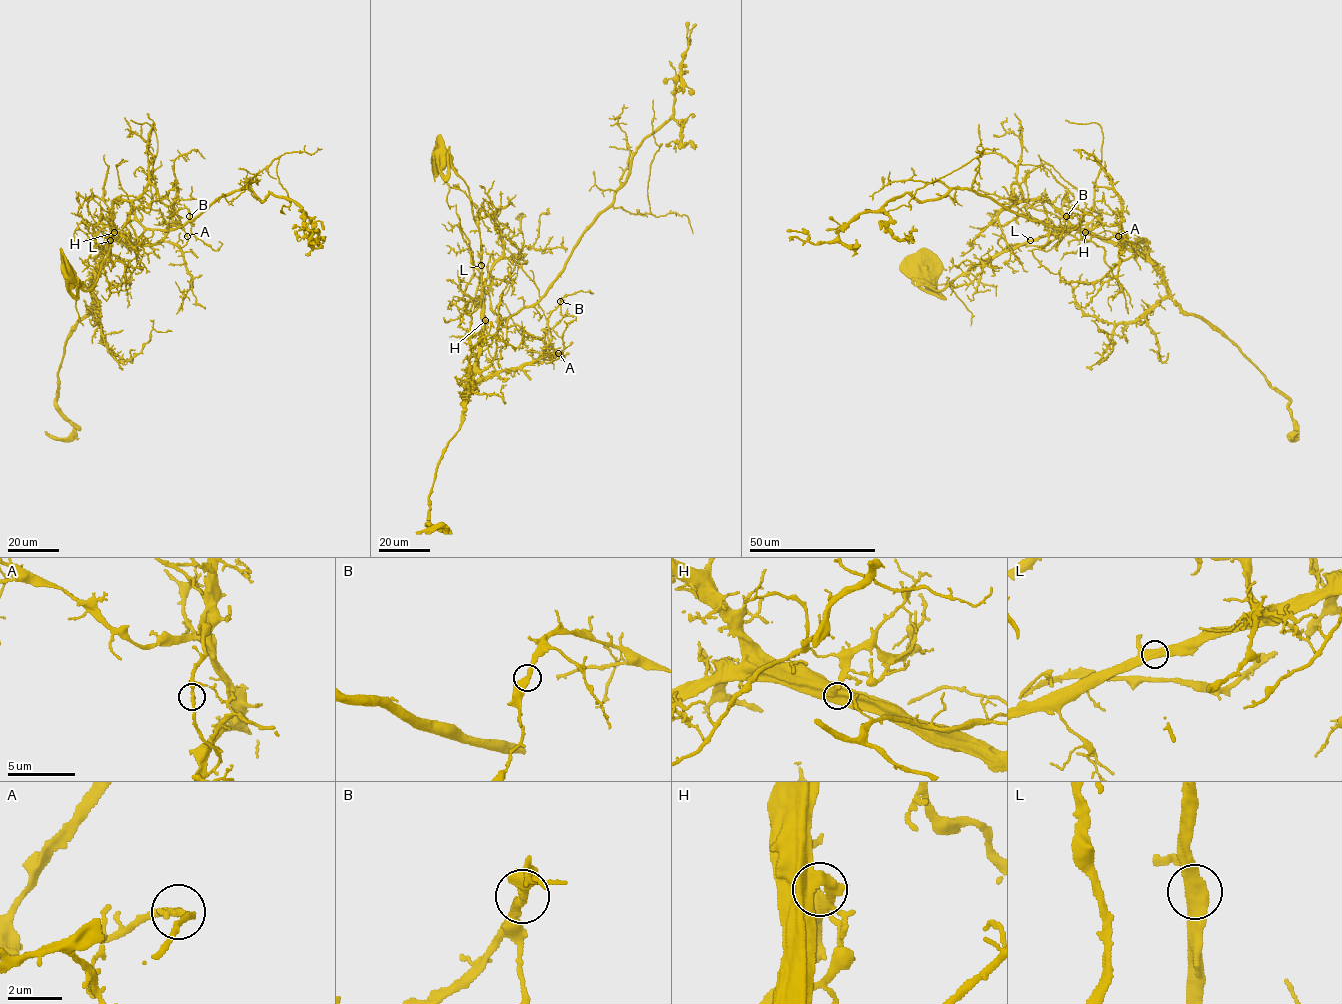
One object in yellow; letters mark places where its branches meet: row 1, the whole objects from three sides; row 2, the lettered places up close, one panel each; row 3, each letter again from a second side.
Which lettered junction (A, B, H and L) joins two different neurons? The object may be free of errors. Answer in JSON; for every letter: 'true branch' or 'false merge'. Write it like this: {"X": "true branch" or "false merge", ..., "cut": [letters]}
{"A": "false merge", "B": "true branch", "H": "true branch", "L": "true branch", "cut": ["A"]}

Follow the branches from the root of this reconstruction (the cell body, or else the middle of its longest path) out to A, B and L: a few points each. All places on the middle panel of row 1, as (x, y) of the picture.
A: (440, 156), (466, 184), (480, 232), (483, 332), (478, 356), (487, 348), (492, 367), (501, 372), (557, 353)
B: (440, 156), (466, 184), (480, 232), (478, 356), (487, 348), (498, 372), (533, 362), (561, 301)
L: (440, 156), (448, 160), (469, 190), (473, 216), (480, 232), (482, 265)

